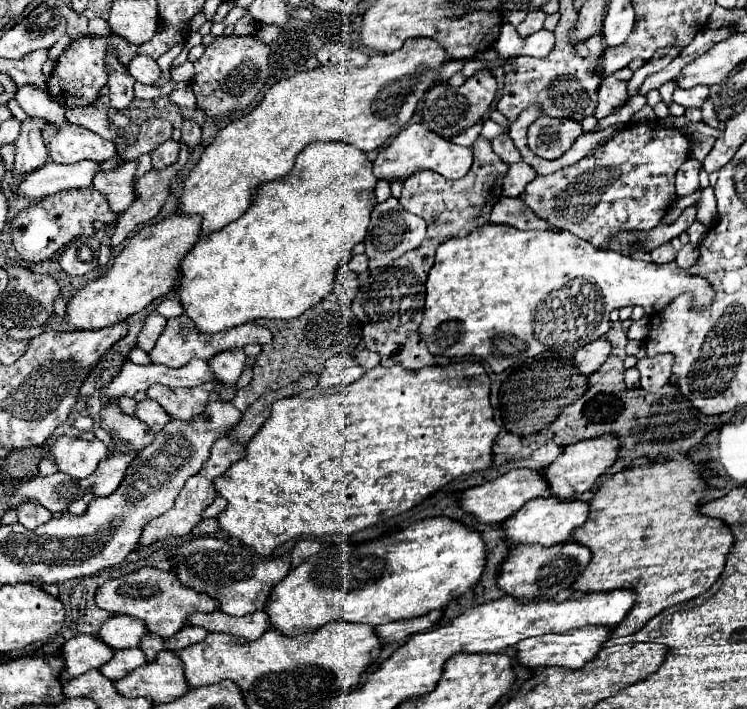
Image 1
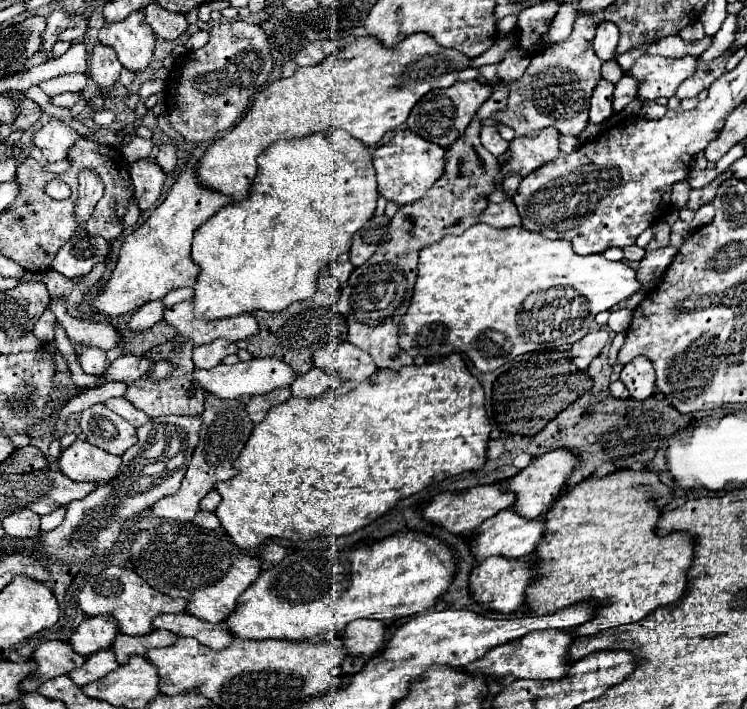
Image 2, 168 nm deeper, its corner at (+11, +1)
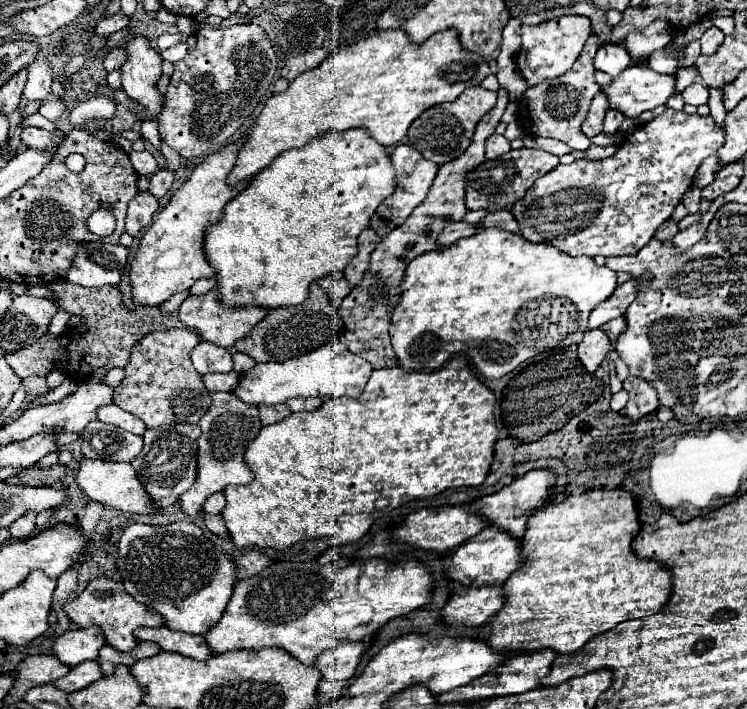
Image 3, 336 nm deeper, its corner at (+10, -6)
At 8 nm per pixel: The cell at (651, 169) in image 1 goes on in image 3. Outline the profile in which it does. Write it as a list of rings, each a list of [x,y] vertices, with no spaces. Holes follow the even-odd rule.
[[[667,109],[653,121],[635,129],[617,153],[601,161],[575,161],[571,165],[559,165],[549,175],[543,175],[533,187],[519,199],[511,213],[521,227],[521,235],[531,243],[549,243],[569,255],[637,255],[641,247],[649,243],[657,227],[667,221],[675,207],[681,203],[683,193],[691,187],[697,167],[705,157],[717,153],[723,145],[725,131],[715,121],[701,115],[689,115],[685,111]]]

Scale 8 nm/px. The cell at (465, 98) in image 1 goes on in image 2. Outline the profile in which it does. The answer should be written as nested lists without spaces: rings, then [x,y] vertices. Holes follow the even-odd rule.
[[[468,80],[468,82],[456,82],[448,88],[442,90],[432,90],[428,96],[420,98],[420,104],[416,104],[408,116],[408,128],[422,136],[424,140],[430,140],[438,146],[448,148],[456,138],[460,138],[466,130],[466,126],[472,122],[476,110],[480,104],[492,94],[492,88],[484,82],[478,80]]]

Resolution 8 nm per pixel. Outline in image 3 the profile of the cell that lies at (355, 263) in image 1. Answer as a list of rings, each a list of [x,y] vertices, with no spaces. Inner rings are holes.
[[[327,275],[327,277],[321,277],[321,279],[317,281],[317,285],[327,293],[329,301],[333,303],[333,307],[339,307],[341,301],[343,301],[343,299],[349,295],[349,291],[351,291],[349,283],[347,283],[341,275]]]

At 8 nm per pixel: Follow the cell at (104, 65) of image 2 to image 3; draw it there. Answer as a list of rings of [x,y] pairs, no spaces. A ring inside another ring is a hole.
[[[115,47],[115,49],[111,49],[109,55],[105,57],[105,63],[103,63],[103,65],[105,65],[107,71],[115,71],[115,69],[121,69],[121,67],[123,67],[125,59],[127,59],[125,49],[123,49],[123,47]]]

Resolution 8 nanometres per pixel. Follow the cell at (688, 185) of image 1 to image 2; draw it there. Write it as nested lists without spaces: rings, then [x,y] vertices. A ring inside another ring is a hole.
[[[684,178],[684,180],[680,180],[680,182],[676,182],[674,186],[672,186],[672,206],[674,208],[684,208],[686,206],[686,202],[688,202],[688,194],[690,194],[690,184],[688,184],[688,180]]]

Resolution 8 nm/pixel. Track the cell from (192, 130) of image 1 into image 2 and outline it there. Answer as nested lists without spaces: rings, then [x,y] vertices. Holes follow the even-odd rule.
[[[174,144],[160,146],[160,152],[156,156],[156,162],[162,166],[164,172],[170,172],[176,166],[176,146]]]

